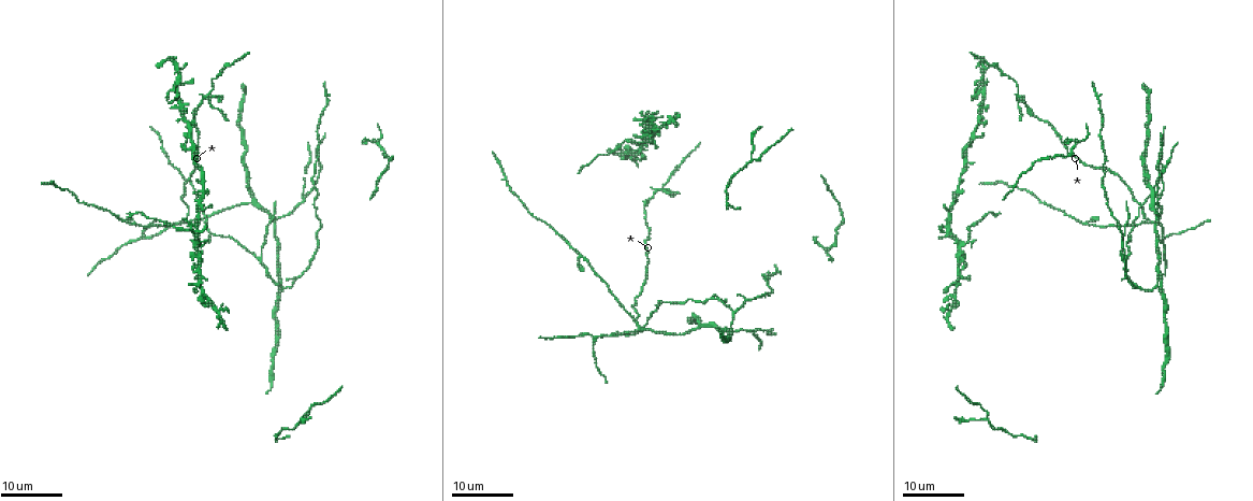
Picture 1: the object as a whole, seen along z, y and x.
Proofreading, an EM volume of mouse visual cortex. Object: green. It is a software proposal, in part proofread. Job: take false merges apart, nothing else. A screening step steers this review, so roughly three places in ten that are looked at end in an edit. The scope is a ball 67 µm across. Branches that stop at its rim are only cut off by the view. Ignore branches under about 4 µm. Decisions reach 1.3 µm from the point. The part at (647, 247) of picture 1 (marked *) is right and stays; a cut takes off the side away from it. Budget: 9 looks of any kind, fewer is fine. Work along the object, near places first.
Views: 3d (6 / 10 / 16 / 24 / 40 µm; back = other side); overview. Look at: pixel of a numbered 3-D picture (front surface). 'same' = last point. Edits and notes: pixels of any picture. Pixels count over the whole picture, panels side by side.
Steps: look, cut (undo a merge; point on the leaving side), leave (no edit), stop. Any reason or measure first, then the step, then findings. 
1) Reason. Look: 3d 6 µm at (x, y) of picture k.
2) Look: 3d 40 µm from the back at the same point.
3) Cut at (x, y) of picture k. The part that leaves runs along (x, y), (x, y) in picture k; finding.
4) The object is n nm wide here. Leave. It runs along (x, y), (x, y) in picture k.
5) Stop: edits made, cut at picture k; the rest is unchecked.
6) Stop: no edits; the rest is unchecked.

Three arms meet. Look: 3d 16 µm at (210, 233) of picture 1.

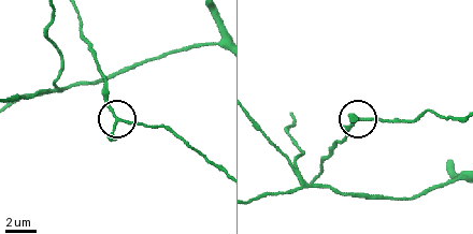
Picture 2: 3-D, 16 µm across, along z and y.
Look: 3d 10 µm at (114, 118) of picture 2.

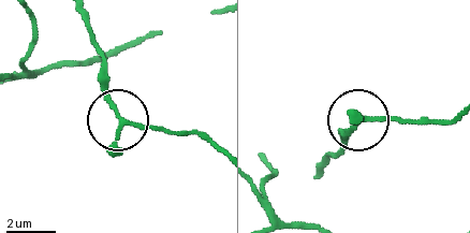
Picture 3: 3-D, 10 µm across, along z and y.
3 arms meet here. Leave. One neuron here.

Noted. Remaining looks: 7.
Arms part here. Look: 3d 16 µm at (307, 195) of picture 1.

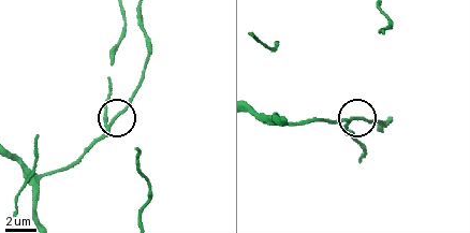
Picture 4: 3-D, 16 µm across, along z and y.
Look: 3d 6 µm at (354, 118) of picture 4.

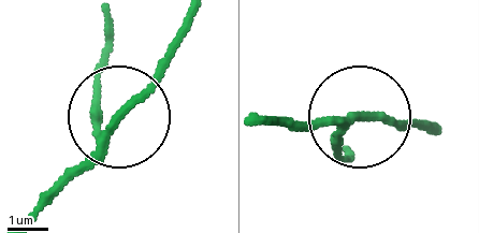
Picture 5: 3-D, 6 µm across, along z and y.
The side arm is 11 µm long. Leave. It runs along (267, 120), (353, 120), (339, 141), (339, 161), (350, 161) in picture 5; all the same neuron.

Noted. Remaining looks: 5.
Two arms in line, one across. Look: 3d 24 µm at (260, 259) of picture 1.

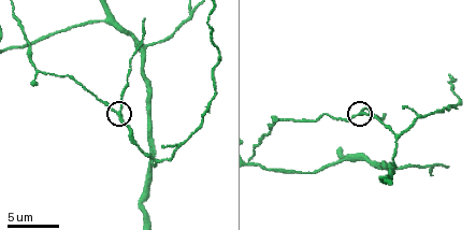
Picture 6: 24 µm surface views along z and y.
Closer look. Look: 3d 10 µm at (118, 113) of picture 6.

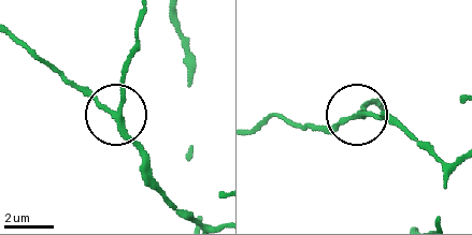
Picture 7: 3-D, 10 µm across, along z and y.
Leave. It runs along (190, 217), (166, 193), (145, 149), (120, 119), (128, 54) in picture 7; all the same neuron.

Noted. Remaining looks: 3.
Looks like a crossing. Look: 3d 16 µm at (210, 93) of picture 1.

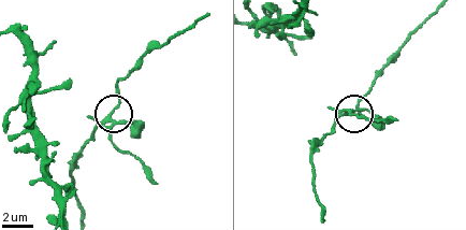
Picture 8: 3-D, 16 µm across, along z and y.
Look: 3d 6 µm at (111, 118) of picture 8.

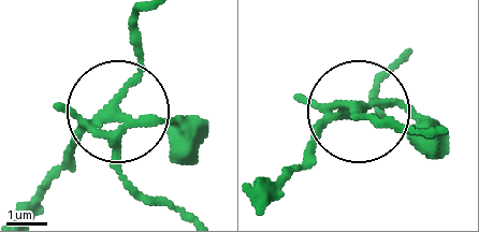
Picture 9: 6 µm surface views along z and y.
5 arms meet here. Cut at (130, 187) of picture 9. The part that leaves runs along (102, 132), (122, 170), (174, 211) in picture 9; two neurons meet here.

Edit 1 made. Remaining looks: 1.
Three arms meet. Look: 3d 10 µm at (392, 164) of picture 6.

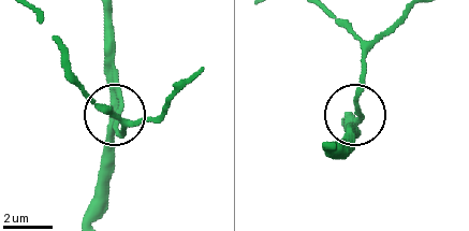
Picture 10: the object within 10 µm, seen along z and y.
The object is 200 nm wide here. Leave. Continuous, no second neuron.

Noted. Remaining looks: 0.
Stop: edits made, cut at picture 9; the rest is unchecked.

